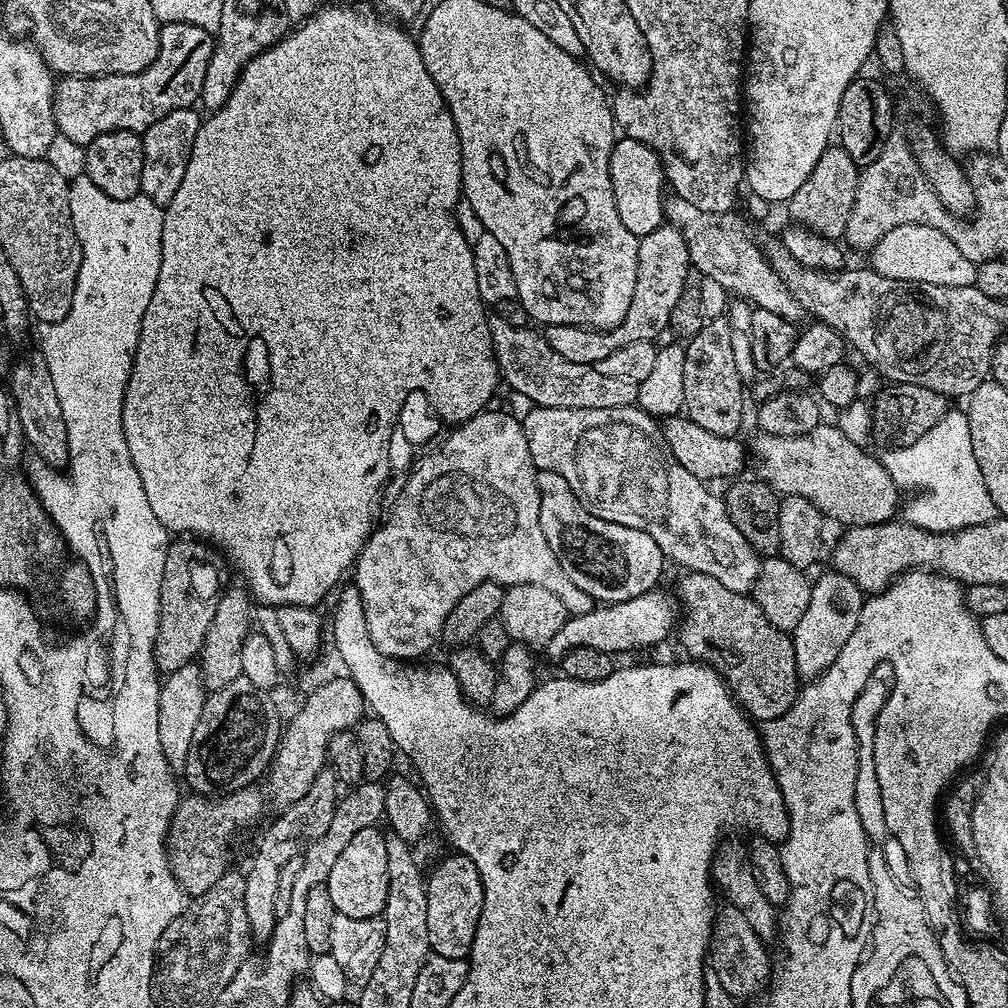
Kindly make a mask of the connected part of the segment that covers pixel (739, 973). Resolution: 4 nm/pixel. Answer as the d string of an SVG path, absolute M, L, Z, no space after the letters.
M727 902L721 903L714 912L712 939L710 941L710 970L718 974L718 982L737 1002L751 1001L761 995L763 984L767 985L774 975L774 966L768 962L765 941L754 934L750 922L742 915L738 906Z

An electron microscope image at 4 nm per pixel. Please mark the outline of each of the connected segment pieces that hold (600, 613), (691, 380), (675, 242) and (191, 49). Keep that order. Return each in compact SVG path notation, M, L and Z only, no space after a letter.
M653 590L638 598L630 598L621 604L609 604L597 607L590 612L577 616L569 615L567 622L550 638L546 655L552 662L558 662L570 650L583 644L597 646L612 646L621 644L624 648L636 648L639 644L660 644L668 635L675 633L678 628L678 608L674 596L668 592Z
M727 319L708 320L704 328L690 337L685 347L684 412L689 420L698 422L702 430L710 430L710 434L736 436L744 424L744 388L745 381L740 379L734 363Z
M667 222L658 230L639 237L638 274L634 282L634 298L630 298L630 310L626 310L626 318L618 326L607 330L585 330L566 326L565 324L549 324L542 334L546 342L550 342L550 350L554 354L562 354L569 362L595 365L602 358L614 354L614 350L622 350L622 346L630 346L630 342L655 341L656 336L663 334L671 322L671 310L677 305L678 296L682 293L690 267L686 238Z
M174 22L173 24L164 24L160 30L160 49L154 58L154 62L146 70L142 70L138 74L126 74L125 76L66 76L59 81L56 89L56 130L61 136L65 136L72 142L87 146L90 142L94 142L94 138L98 138L98 134L106 134L114 130L126 130L127 132L135 132L143 134L150 126L154 126L154 122L158 122L158 118L166 118L166 114L170 114L179 108L193 107L199 101L202 94L202 82L206 79L206 66L210 66L210 58L212 57L212 45L214 43L213 33L202 30L202 26L190 26L186 22Z

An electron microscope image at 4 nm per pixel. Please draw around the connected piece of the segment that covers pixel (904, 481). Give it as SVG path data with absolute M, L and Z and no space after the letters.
M950 410L922 438L912 444L889 447L887 451L882 463L897 488L928 488L928 492L918 493L908 504L906 520L915 528L951 532L997 519L990 490L986 490L982 470L978 470L978 458L974 458L974 446L970 446L967 411Z

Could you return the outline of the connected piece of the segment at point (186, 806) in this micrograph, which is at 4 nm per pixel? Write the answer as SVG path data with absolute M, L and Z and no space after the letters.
M249 786L247 788L241 788L238 792L229 792L219 798L212 799L207 796L198 796L195 794L188 794L181 799L180 803L176 806L176 813L174 814L174 818L170 822L170 826L168 827L168 838L167 838L167 846L168 846L168 865L170 866L170 870L176 871L177 876L179 876L181 883L184 884L184 887L188 888L190 892L202 892L205 888L209 886L214 886L214 882L218 882L218 878L222 878L228 871L230 871L230 865L228 864L232 860L232 839L235 838L236 832L240 832L243 828L248 828L252 823L255 822L256 819L259 818L260 815L264 812L264 800L266 804L266 796L263 791L259 792L259 787Z

